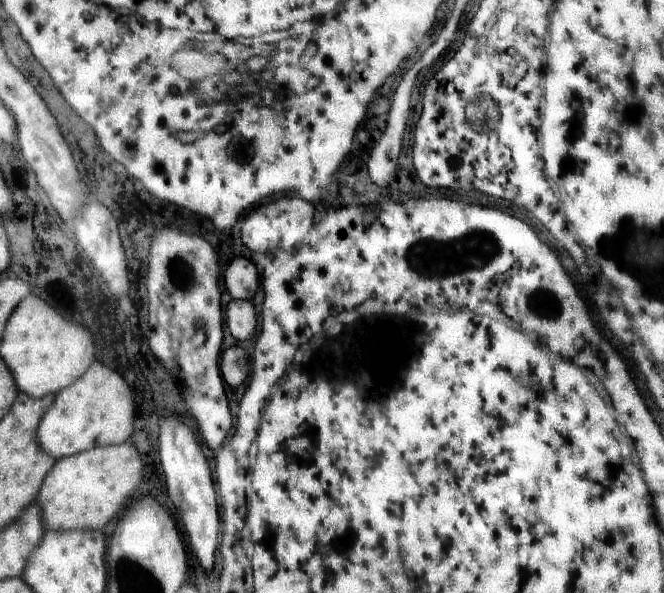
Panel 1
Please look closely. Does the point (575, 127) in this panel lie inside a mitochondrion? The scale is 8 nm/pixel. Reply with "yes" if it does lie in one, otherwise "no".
no

